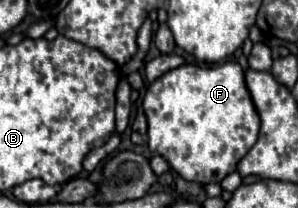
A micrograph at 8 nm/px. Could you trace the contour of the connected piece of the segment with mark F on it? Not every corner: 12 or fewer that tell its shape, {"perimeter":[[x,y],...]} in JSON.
{"perimeter":[[238,63],[148,87],[150,151],[220,183],[260,117]]}

